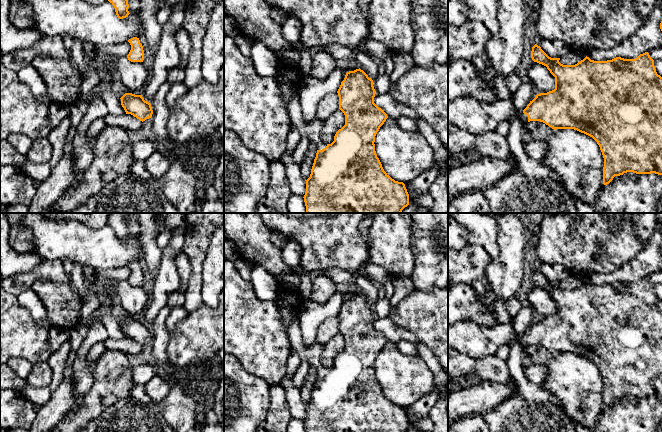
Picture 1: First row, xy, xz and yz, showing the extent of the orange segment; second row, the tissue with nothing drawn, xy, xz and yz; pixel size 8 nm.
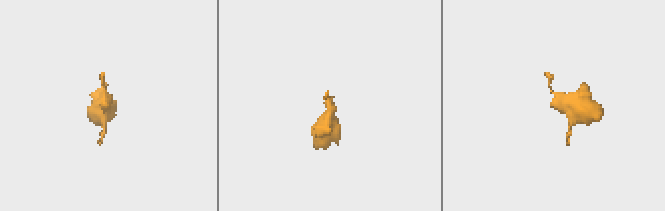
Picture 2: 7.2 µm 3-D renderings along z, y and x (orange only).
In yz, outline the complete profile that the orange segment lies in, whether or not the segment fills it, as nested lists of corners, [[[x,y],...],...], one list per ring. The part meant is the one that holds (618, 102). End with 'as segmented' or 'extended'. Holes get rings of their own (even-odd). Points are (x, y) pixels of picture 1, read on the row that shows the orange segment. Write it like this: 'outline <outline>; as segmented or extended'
outline [[[540,46],[532,47],[534,62],[547,67],[555,77],[555,89],[537,94],[524,110],[516,111],[511,100],[497,100],[491,104],[472,98],[458,97],[448,101],[448,125],[466,130],[472,135],[496,131],[499,122],[517,115],[523,122],[540,121],[552,129],[574,129],[592,137],[600,147],[604,158],[603,184],[609,184],[615,176],[627,172],[662,175],[662,77],[657,74],[654,60],[648,52],[635,59],[616,57],[607,61],[594,61],[589,57],[575,65],[563,65],[560,58],[549,57]]]; extended

